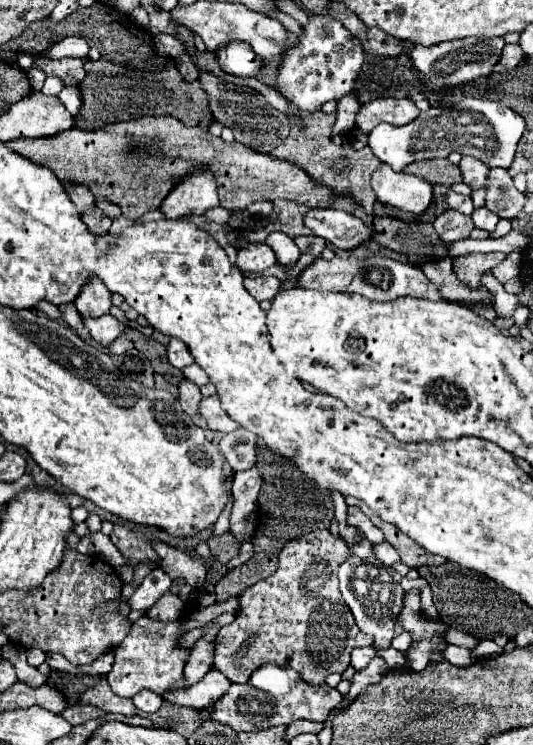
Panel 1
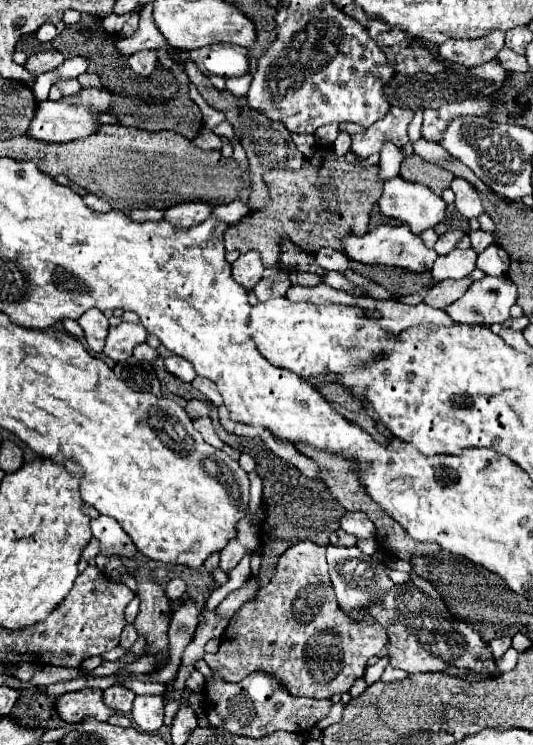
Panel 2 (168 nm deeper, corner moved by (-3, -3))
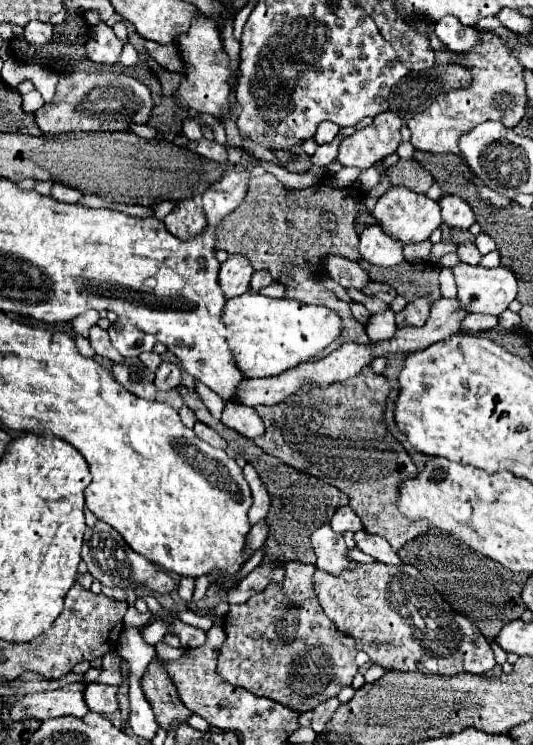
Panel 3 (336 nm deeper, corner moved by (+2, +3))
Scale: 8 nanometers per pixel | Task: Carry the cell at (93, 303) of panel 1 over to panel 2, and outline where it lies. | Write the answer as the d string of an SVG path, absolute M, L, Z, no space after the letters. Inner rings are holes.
M89 309L85 315L79 317L79 325L85 331L85 339L87 339L89 349L95 353L103 353L105 337L109 333L107 317L99 309Z

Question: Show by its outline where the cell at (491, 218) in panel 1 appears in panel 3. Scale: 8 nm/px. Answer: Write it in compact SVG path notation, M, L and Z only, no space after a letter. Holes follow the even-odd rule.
M472 241L458 245L458 255L468 265L478 265L478 261L480 261L480 251L476 249L476 245Z

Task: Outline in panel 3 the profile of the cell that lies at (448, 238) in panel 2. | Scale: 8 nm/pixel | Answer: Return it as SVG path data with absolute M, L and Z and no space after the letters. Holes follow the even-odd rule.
M422 241L422 243L414 243L414 245L406 245L404 247L404 255L406 261L428 261L432 243L430 241Z

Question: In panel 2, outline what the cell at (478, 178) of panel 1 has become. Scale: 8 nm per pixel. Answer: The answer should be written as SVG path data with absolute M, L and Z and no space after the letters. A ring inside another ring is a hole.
M455 177L453 183L451 183L451 189L455 193L455 207L463 217L473 219L473 217L479 217L483 213L479 193L475 191L475 187L469 181Z

